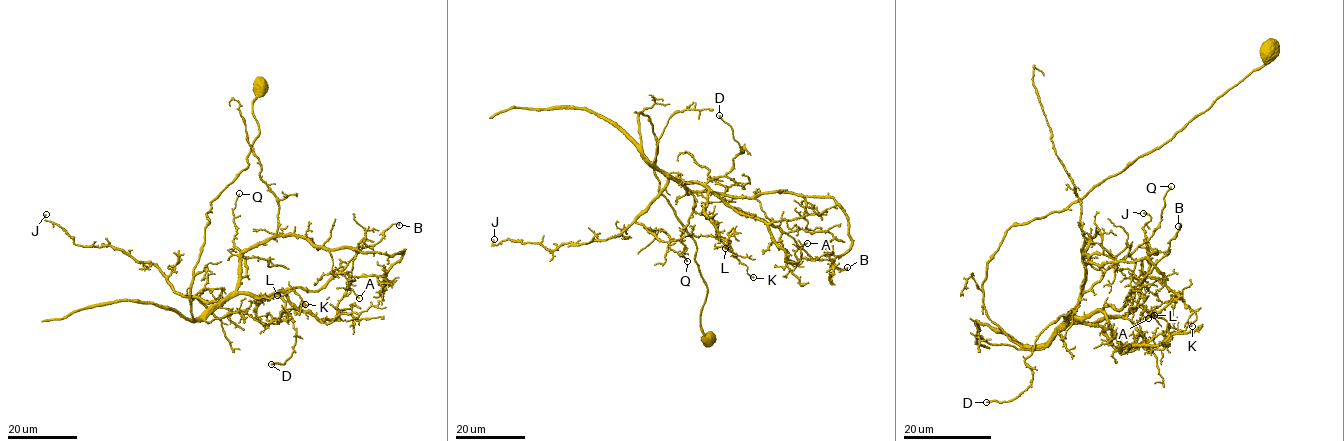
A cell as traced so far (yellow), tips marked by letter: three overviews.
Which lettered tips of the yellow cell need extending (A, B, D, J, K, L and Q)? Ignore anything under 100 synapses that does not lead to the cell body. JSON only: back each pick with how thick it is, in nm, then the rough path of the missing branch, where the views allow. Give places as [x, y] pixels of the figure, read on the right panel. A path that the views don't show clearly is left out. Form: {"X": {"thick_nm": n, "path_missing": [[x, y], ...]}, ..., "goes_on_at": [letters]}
{"goes_on_at": []}

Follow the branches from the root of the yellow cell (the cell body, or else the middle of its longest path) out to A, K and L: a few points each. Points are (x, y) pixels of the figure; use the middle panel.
A: (708, 339), (695, 242), (659, 191), (639, 113), (641, 151), (661, 170), (760, 218), (784, 259), (807, 243)
K: (708, 339), (695, 242), (659, 191), (656, 137), (639, 113), (641, 151), (708, 190), (704, 214), (753, 277)
L: (708, 339), (695, 242), (659, 191), (639, 113), (641, 151), (667, 185), (635, 221), (725, 248)

